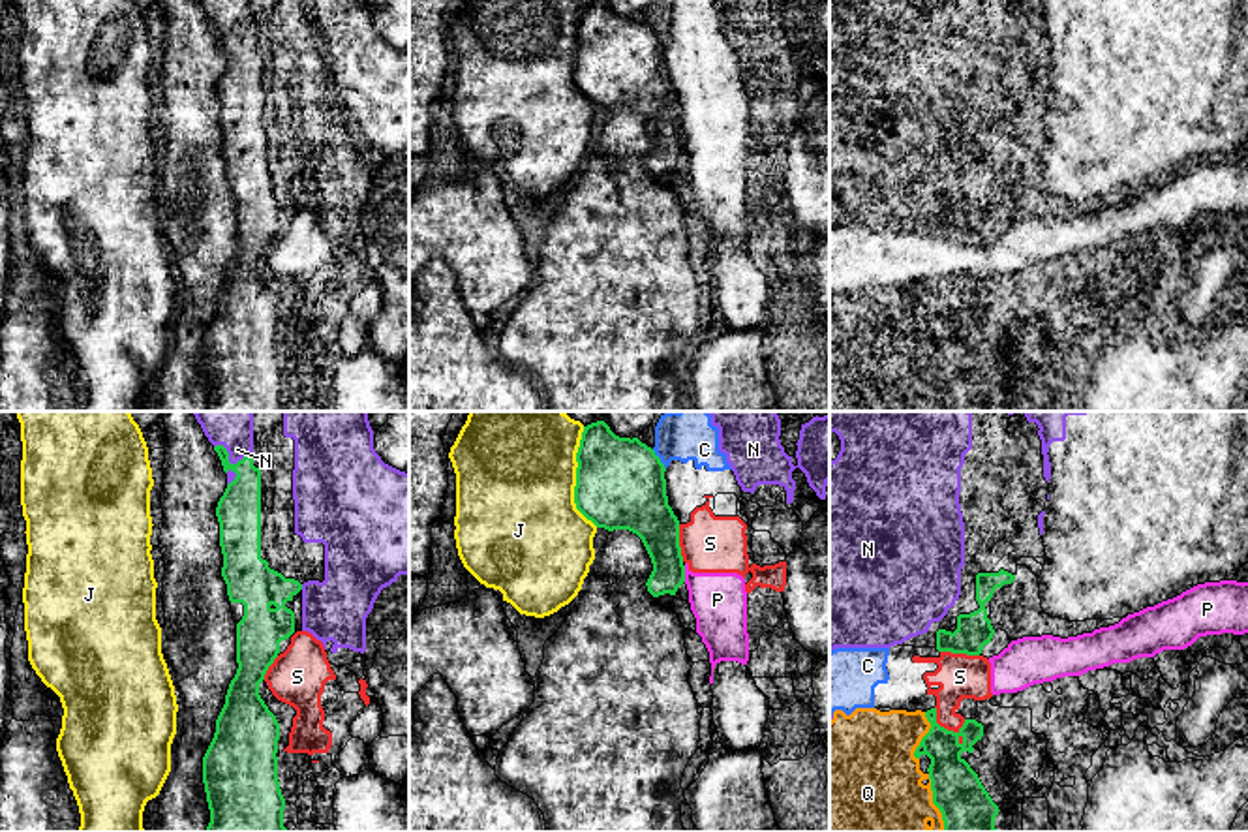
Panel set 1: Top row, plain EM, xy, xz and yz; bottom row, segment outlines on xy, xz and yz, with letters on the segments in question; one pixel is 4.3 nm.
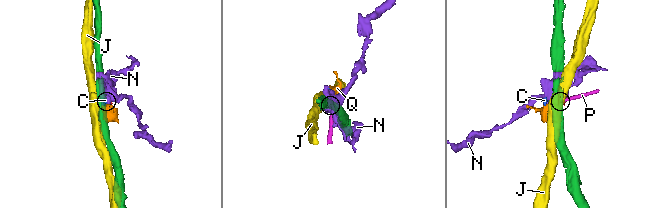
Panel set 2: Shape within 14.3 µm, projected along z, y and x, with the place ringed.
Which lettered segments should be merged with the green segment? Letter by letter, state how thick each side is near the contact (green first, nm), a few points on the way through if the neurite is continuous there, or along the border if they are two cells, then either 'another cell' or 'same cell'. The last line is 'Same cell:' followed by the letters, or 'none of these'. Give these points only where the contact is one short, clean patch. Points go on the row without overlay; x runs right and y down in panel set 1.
C: 380/180 nm | along xz (652, 29), (665, 47) | another cell
J: 380/480 nm | another cell
N: 190/140 nm | another cell
P: 180/240 nm | along xz (684, 145), (685, 160) | another cell
Q: 220/460 nm | another cell
S: 200/190 nm | another cell
Same cell: none of these

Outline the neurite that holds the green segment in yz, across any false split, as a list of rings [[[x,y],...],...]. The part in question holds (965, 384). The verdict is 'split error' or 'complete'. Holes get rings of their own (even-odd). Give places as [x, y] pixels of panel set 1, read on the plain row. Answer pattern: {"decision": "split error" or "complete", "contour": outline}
{"decision": "complete", "contour": [[[936,287],[927,289],[925,297],[931,308],[914,336],[927,334],[931,338],[927,351],[933,383],[942,393],[942,411],[997,411],[995,398],[1000,389],[978,353],[961,336],[963,331],[974,331],[972,325],[983,316],[983,304],[965,299],[963,306],[953,312],[936,302]]]}

